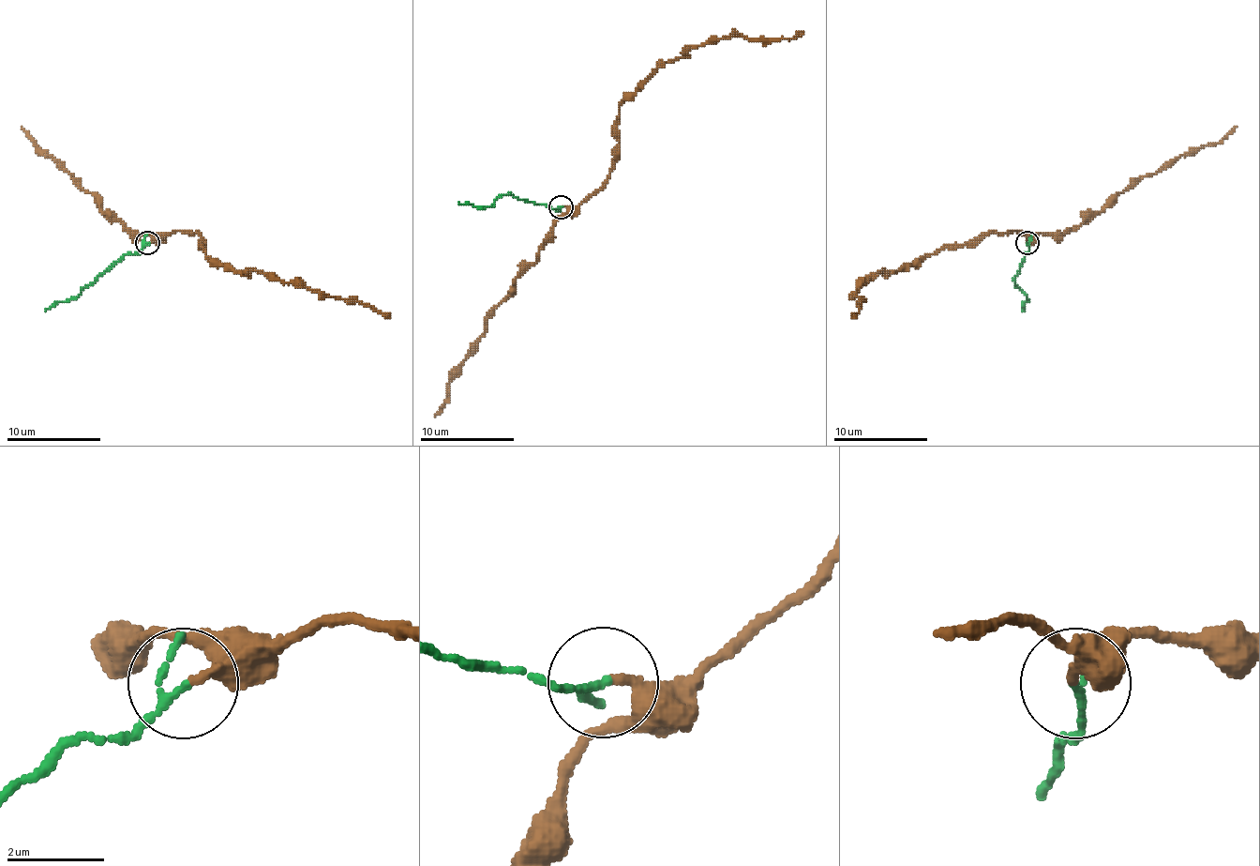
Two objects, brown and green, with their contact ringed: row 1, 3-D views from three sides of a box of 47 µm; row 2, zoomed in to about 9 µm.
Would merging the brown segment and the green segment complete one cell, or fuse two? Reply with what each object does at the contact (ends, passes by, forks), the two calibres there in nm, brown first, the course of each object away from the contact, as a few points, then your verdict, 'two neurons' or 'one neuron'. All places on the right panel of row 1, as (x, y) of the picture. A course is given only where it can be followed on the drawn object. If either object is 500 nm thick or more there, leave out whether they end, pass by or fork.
brown ends; green passes by; calibres 240 and 110 nm; course brown (1027, 242), (1019, 231), (980, 235), (910, 265), (876, 273), (857, 292), (854, 318); course green (1027, 242), (1028, 250), (1024, 254), (1014, 282), (1027, 296), (1022, 311); two neurons

